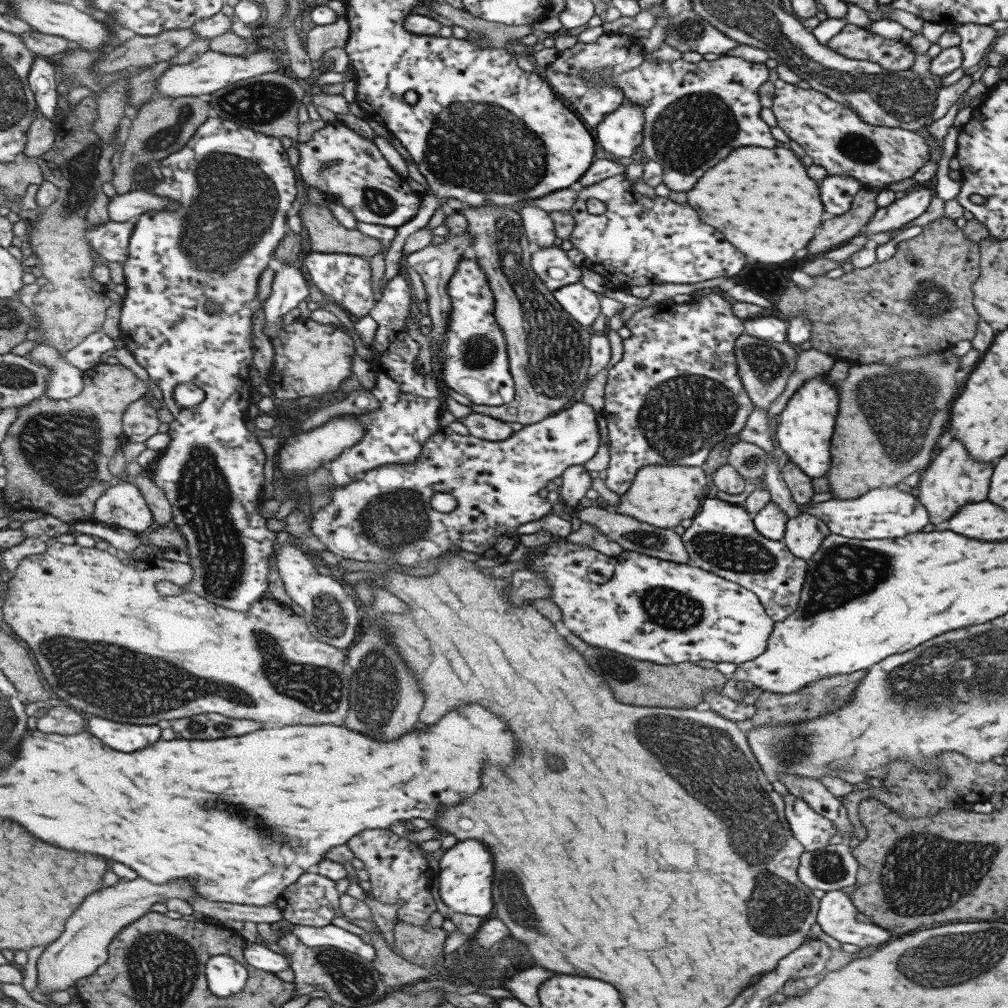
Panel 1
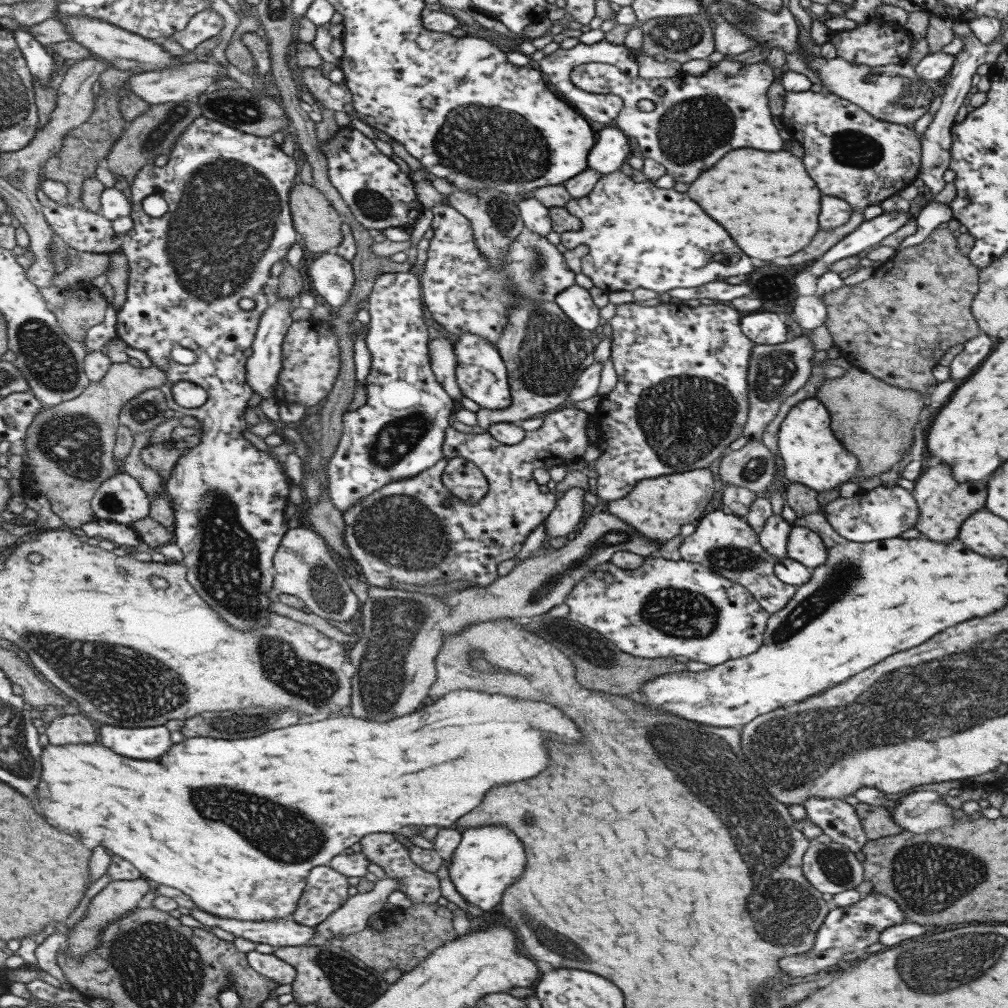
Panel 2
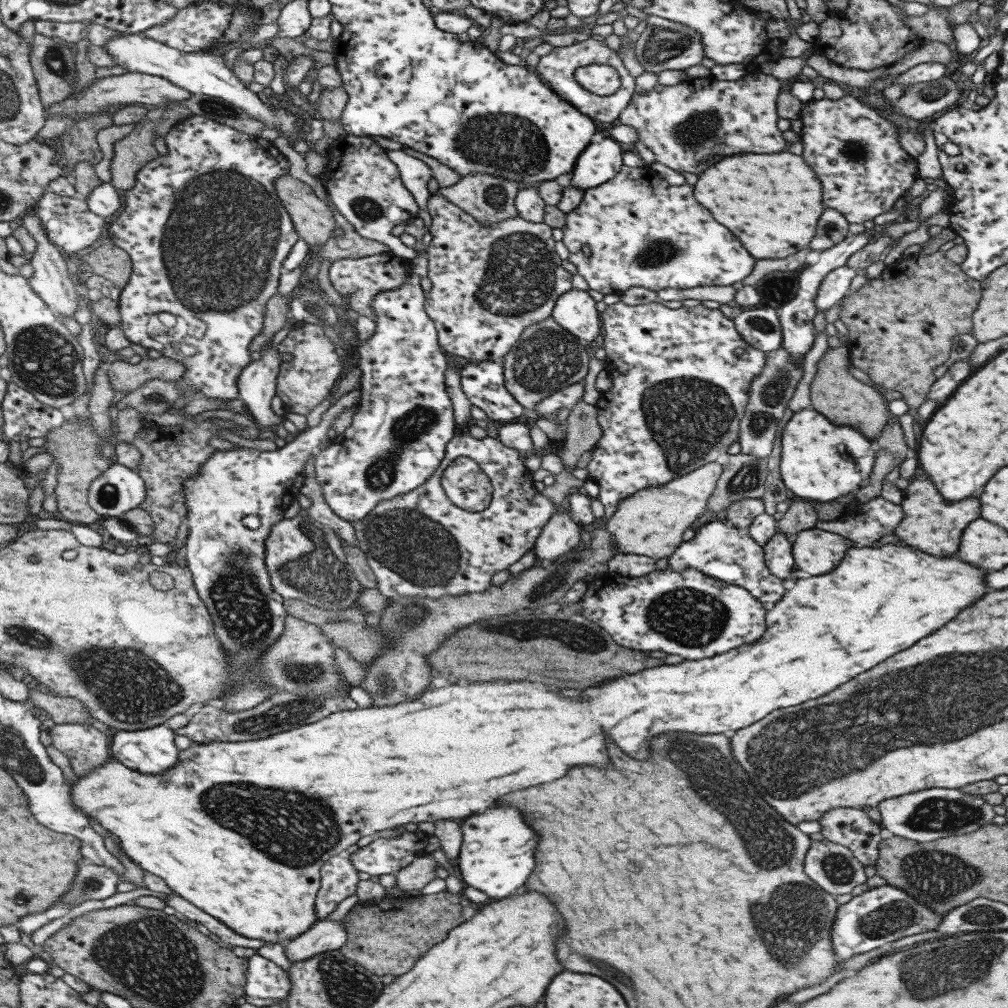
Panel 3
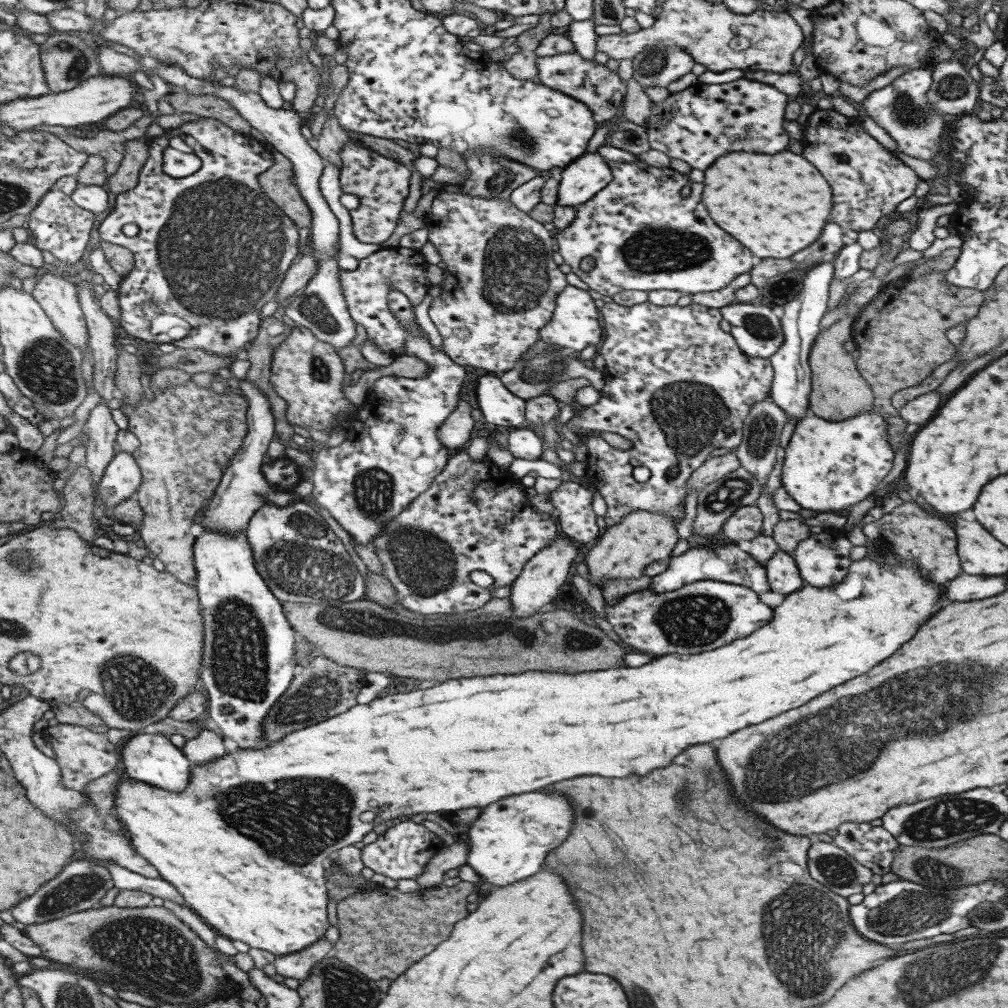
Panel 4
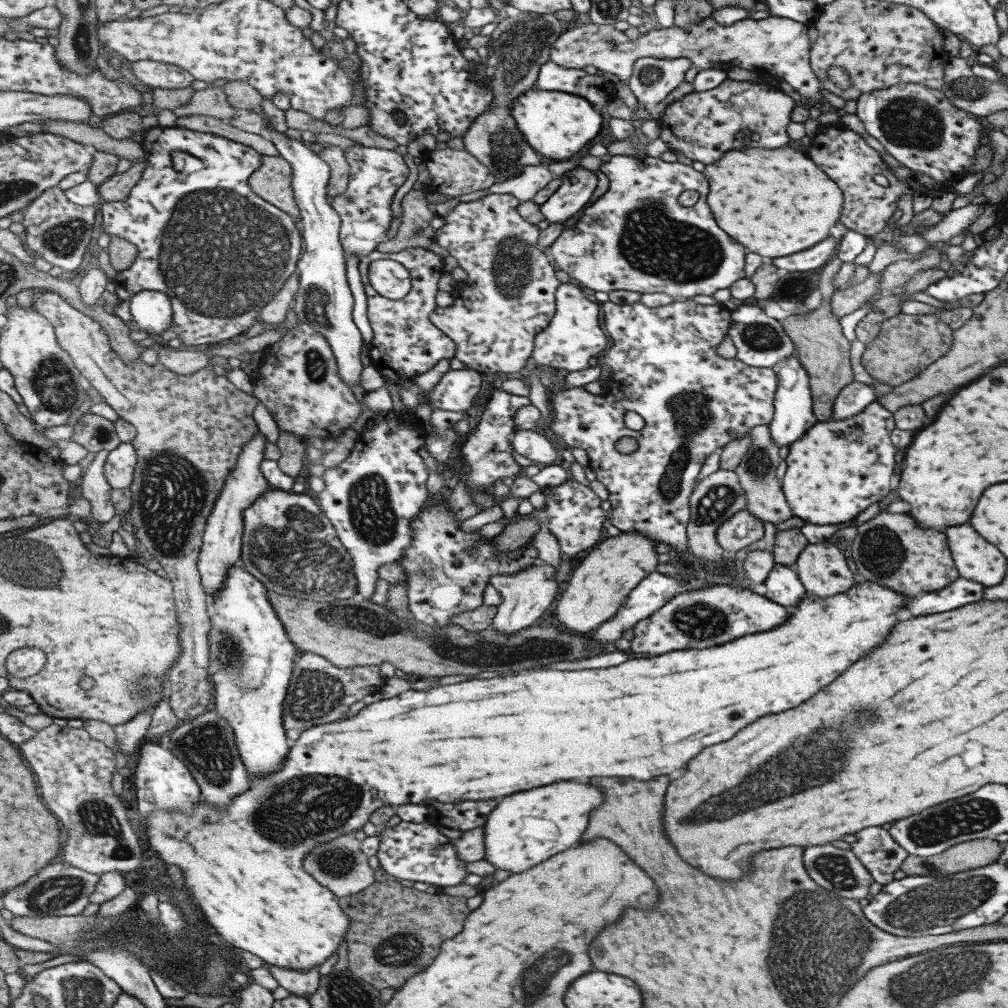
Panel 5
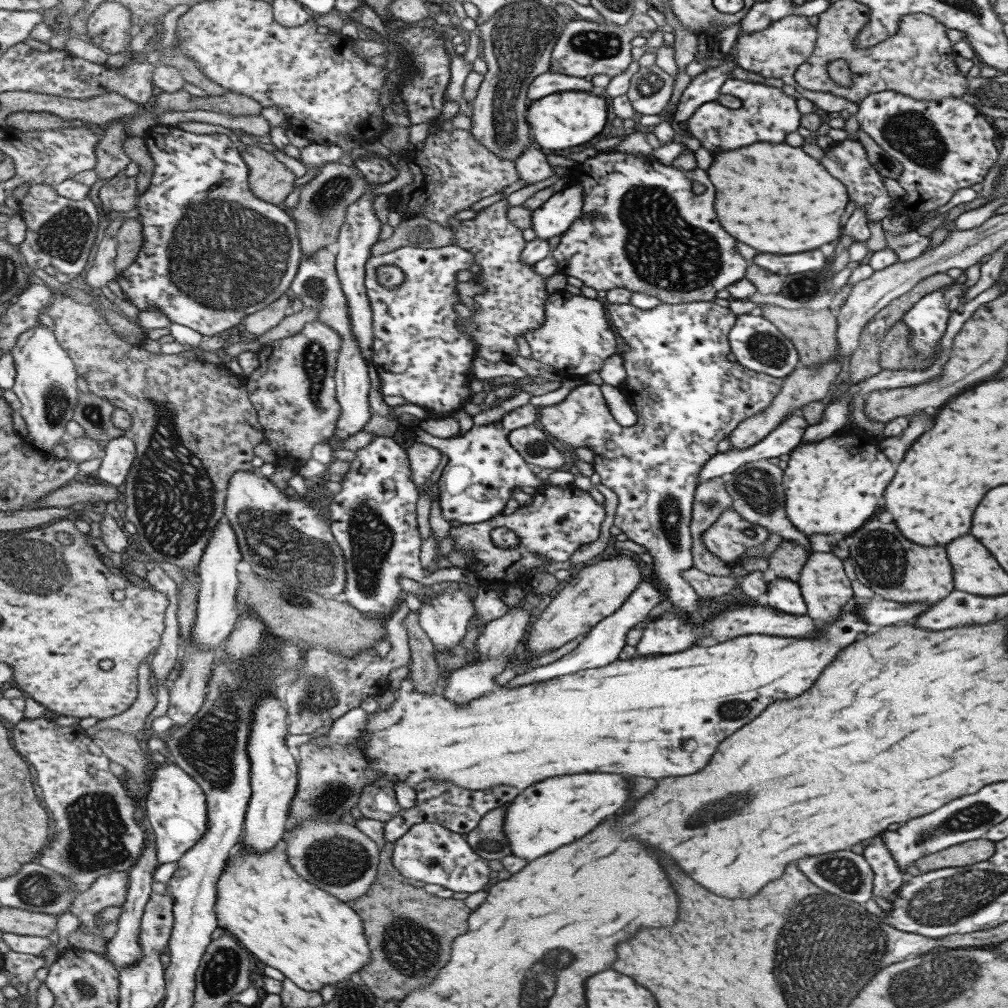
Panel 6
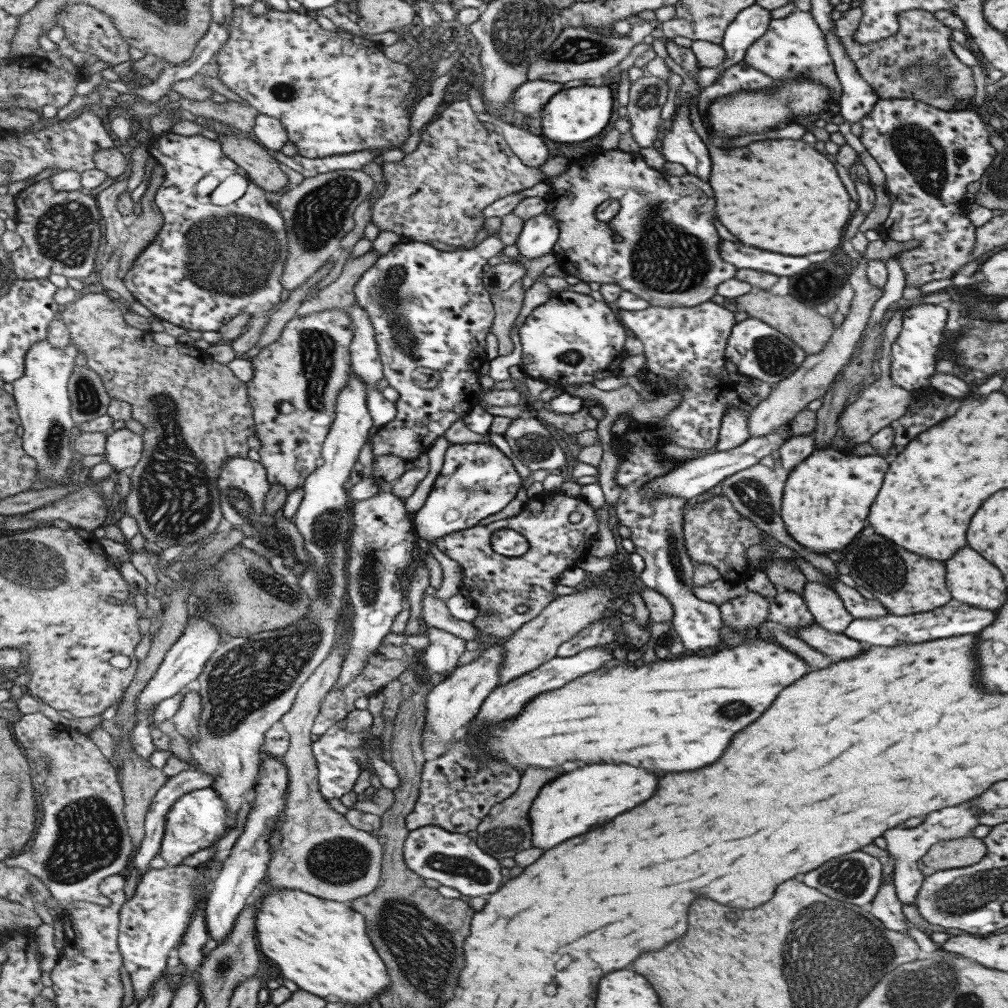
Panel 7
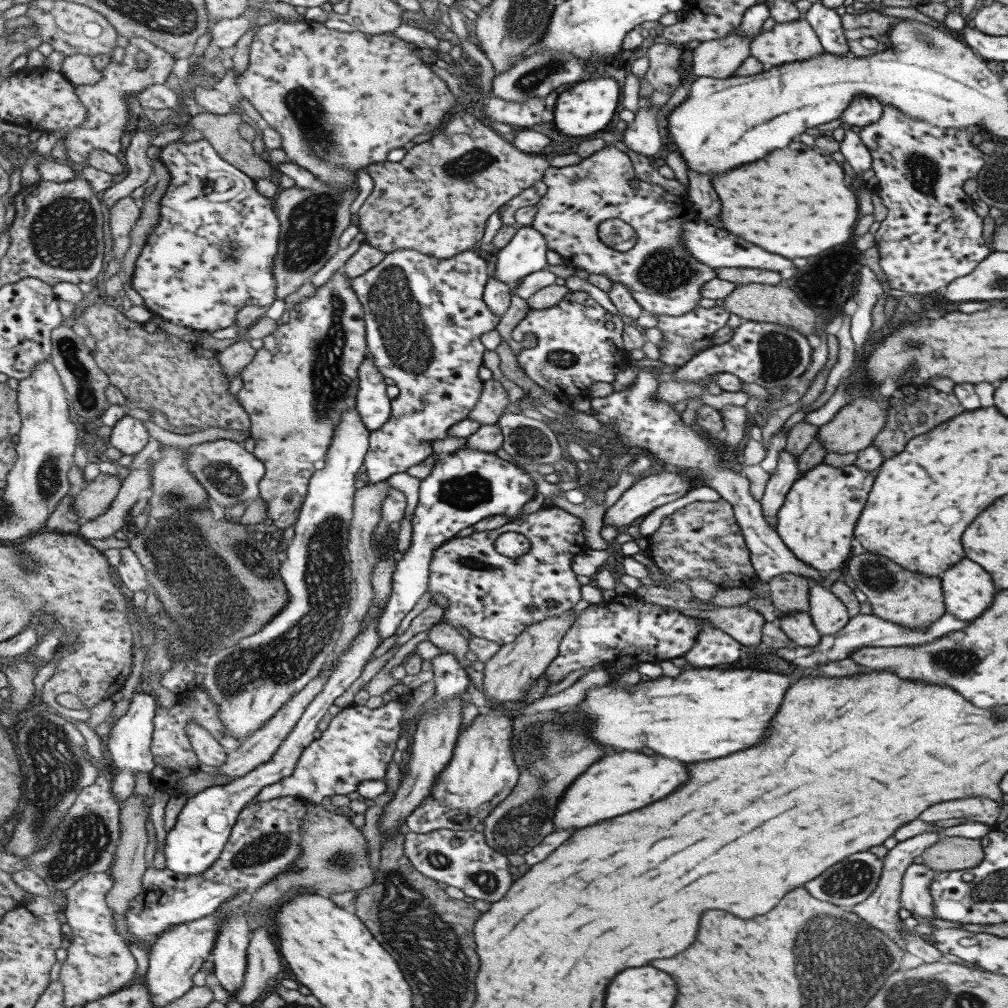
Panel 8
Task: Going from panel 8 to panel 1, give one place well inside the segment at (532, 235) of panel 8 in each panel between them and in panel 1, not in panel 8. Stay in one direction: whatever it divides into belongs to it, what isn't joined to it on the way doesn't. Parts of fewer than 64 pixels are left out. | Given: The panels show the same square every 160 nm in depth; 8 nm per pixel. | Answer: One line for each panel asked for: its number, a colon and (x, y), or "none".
1: (619, 133)
2: (611, 146)
3: (600, 161)
4: (578, 181)
5: (576, 186)
6: (553, 217)
7: (538, 234)

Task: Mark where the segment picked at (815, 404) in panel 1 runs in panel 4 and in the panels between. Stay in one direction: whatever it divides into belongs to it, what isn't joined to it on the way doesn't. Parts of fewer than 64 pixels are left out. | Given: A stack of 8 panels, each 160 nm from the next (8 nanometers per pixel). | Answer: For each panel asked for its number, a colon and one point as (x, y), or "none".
2: (811, 455)
3: (818, 461)
4: (828, 466)

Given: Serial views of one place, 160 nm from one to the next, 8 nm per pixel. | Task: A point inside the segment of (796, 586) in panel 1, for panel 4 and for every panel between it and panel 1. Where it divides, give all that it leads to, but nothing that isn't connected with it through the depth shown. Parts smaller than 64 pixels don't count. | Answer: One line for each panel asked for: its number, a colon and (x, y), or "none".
2: (724, 543)
3: (717, 549)
4: (729, 562)

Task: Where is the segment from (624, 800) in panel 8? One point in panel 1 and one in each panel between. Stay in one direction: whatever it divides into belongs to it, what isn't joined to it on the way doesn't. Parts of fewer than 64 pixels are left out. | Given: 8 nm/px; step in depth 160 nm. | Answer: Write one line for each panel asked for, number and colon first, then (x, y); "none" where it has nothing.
1: (464, 879)
2: (486, 861)
3: (496, 852)
4: (508, 840)
5: (524, 829)
6: (548, 814)
7: (575, 802)

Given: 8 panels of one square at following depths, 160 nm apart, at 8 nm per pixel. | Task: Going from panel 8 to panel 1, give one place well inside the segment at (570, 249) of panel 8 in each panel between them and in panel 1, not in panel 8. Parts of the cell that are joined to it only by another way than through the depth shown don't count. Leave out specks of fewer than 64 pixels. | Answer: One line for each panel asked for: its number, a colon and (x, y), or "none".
1: (638, 241)
2: (637, 235)
3: (641, 232)
4: (642, 234)
5: (635, 236)
6: (652, 235)
7: (669, 252)

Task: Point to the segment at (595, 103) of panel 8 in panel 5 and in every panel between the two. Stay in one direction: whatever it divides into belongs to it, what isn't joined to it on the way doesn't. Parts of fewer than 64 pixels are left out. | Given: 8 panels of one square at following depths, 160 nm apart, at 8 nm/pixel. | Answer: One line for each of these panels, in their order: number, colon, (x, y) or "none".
5: (556, 125)
6: (565, 119)
7: (575, 114)

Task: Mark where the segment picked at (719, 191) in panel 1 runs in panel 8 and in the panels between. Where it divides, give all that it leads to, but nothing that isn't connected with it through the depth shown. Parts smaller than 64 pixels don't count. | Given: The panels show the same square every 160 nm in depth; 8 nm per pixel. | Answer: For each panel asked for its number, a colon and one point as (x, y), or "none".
2: (768, 205)
3: (771, 202)
4: (775, 205)
5: (774, 202)
6: (773, 197)
7: (779, 195)
8: (793, 203)

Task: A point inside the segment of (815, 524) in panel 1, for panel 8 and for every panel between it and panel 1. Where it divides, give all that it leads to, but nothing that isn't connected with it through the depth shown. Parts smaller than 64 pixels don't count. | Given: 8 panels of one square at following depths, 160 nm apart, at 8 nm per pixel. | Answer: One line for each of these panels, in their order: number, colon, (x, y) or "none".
2: (804, 546)
3: (814, 551)
4: (822, 560)
5: (821, 568)
6: (825, 589)
7: (825, 605)
8: (828, 614)

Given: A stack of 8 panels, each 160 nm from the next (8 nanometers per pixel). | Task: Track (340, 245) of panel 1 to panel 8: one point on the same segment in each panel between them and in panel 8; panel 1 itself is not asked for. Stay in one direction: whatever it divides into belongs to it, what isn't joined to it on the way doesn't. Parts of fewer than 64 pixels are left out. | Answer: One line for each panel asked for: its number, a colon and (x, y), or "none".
2: (317, 223)
3: (313, 222)
4: (276, 182)
5: (271, 181)
6: (269, 180)
7: (261, 169)
8: (220, 131)

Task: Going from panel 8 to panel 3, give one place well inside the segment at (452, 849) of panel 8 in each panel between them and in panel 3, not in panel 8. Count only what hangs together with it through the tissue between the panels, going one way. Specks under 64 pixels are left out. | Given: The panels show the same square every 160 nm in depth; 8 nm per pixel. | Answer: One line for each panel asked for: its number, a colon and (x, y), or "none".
3: (383, 856)
4: (402, 852)
5: (417, 852)
6: (427, 852)
7: (453, 859)

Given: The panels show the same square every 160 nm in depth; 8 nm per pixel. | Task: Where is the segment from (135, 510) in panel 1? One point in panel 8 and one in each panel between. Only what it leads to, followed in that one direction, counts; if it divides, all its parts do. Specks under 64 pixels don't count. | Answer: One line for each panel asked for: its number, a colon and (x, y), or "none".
2: (121, 499)
3: (120, 489)
4: (122, 477)
5: (119, 467)
6: (119, 454)
7: (123, 447)
8: (128, 435)

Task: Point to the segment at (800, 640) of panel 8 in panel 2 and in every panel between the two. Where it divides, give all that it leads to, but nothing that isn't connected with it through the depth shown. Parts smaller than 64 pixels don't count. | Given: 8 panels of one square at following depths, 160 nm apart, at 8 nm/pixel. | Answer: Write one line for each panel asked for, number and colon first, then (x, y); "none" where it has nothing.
2: (772, 536)
3: (778, 559)
4: (782, 574)
5: (783, 587)
6: (782, 594)
7: (787, 608)

